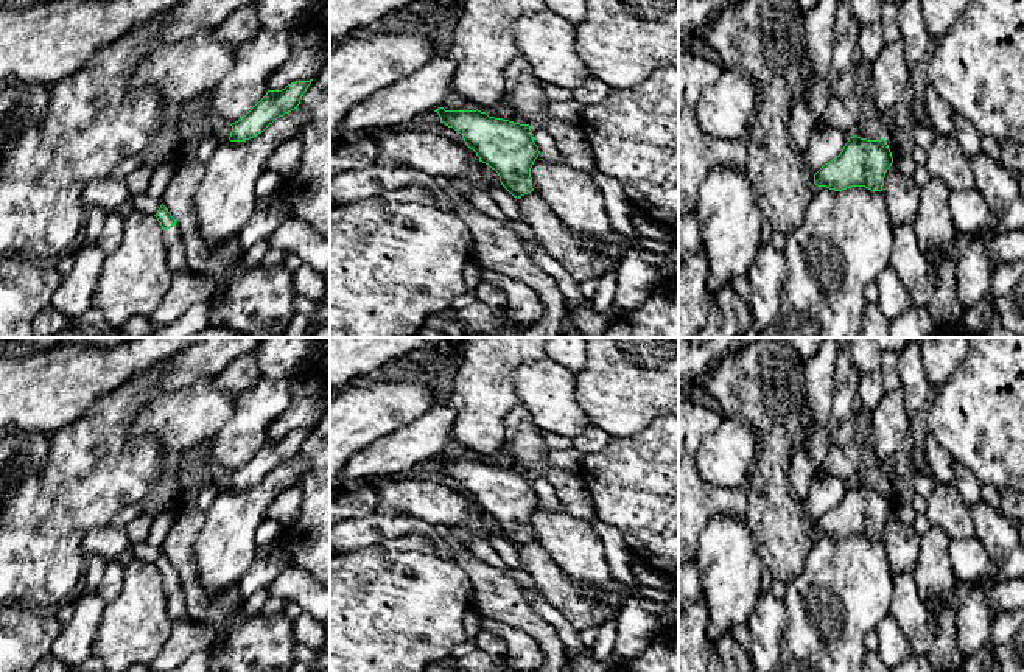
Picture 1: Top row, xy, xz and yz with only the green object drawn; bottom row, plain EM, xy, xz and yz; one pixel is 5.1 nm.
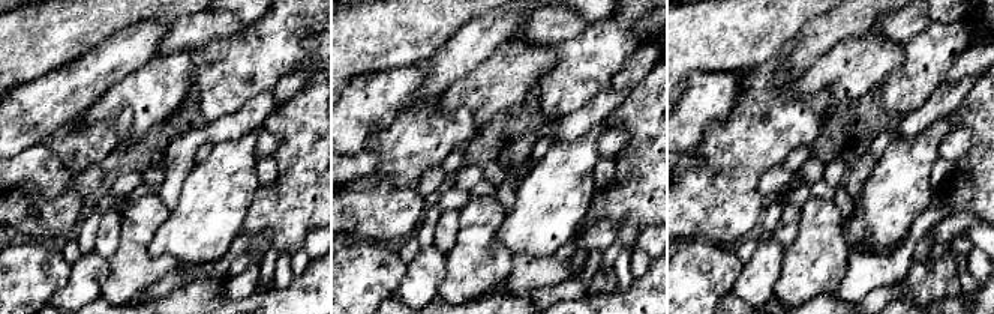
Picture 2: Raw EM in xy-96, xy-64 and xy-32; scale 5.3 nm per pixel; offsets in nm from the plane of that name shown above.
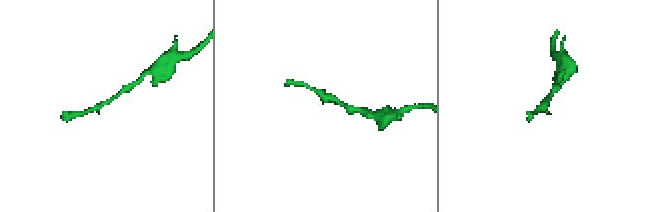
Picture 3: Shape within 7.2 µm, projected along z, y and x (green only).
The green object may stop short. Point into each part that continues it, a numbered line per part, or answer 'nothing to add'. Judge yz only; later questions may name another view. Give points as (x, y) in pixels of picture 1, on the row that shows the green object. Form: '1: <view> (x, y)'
nothing to add

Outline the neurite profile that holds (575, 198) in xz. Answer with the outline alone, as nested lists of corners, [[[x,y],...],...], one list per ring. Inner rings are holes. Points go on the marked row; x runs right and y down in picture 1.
[[[540,154],[531,168],[532,188],[573,232],[602,240],[613,232],[601,188],[591,174],[552,163]]]

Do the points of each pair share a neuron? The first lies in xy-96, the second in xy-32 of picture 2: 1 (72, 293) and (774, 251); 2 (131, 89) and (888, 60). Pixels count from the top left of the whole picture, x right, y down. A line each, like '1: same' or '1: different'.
1: same
2: same

